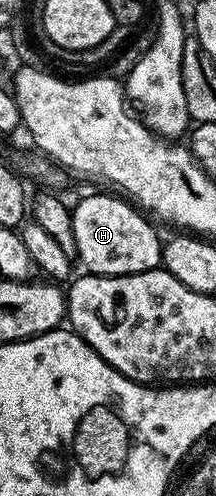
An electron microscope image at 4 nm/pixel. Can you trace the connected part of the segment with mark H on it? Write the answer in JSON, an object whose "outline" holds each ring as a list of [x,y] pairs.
{"outline":[[[84,194],[72,210],[78,262],[80,259],[87,266],[84,268],[93,275],[132,275],[156,270],[163,257],[163,243],[151,228],[152,220],[126,198],[115,195]]]}

